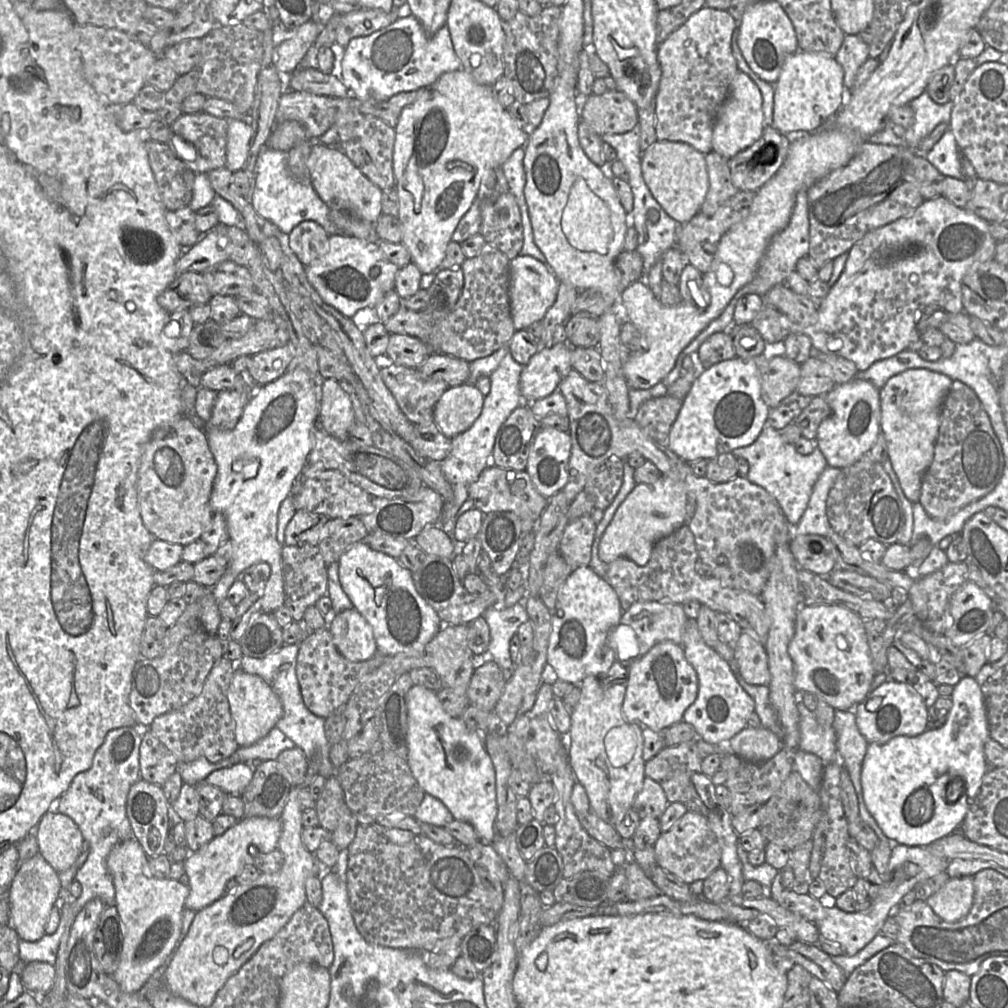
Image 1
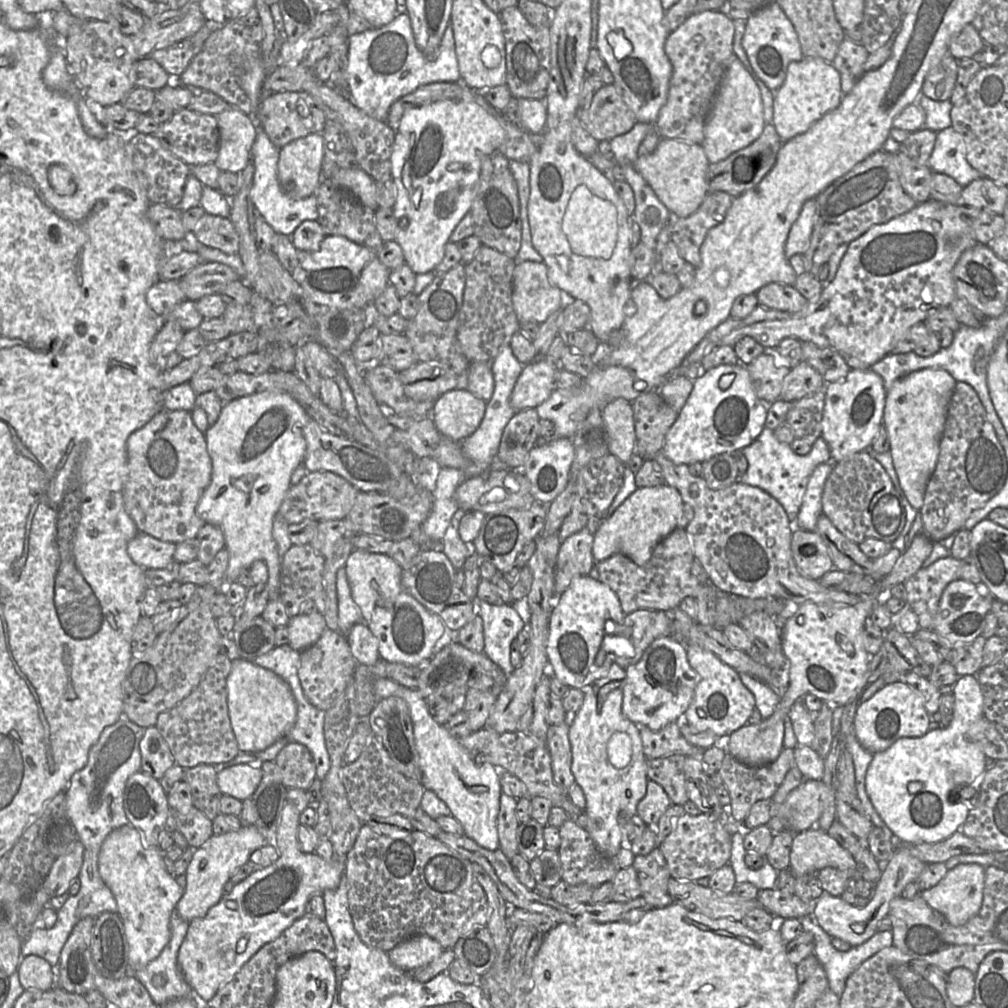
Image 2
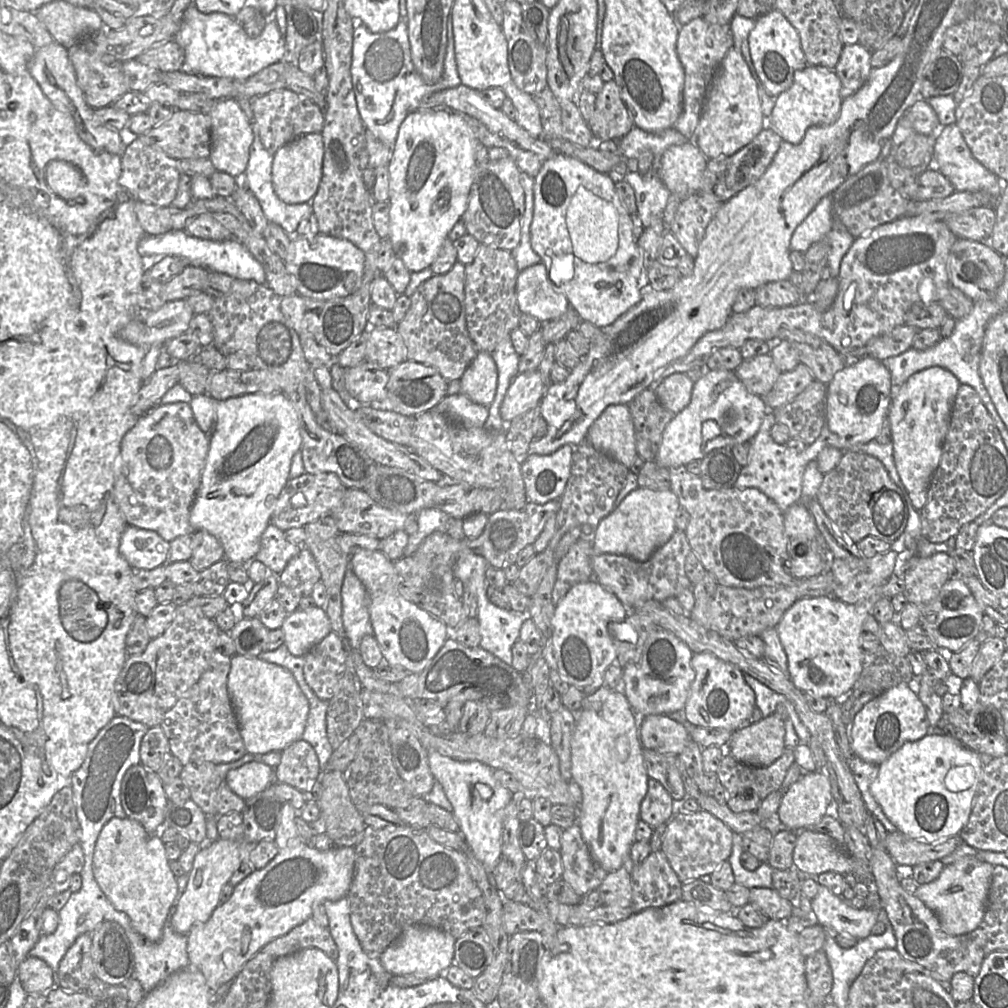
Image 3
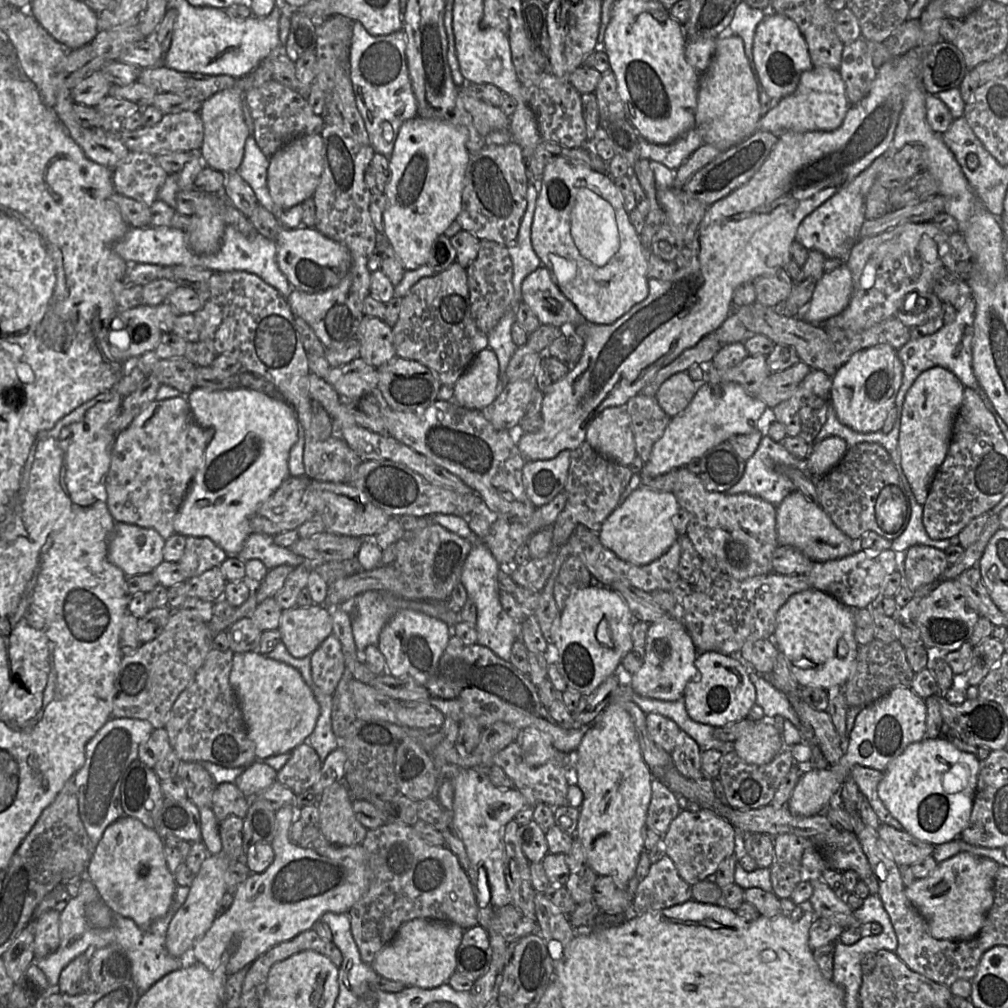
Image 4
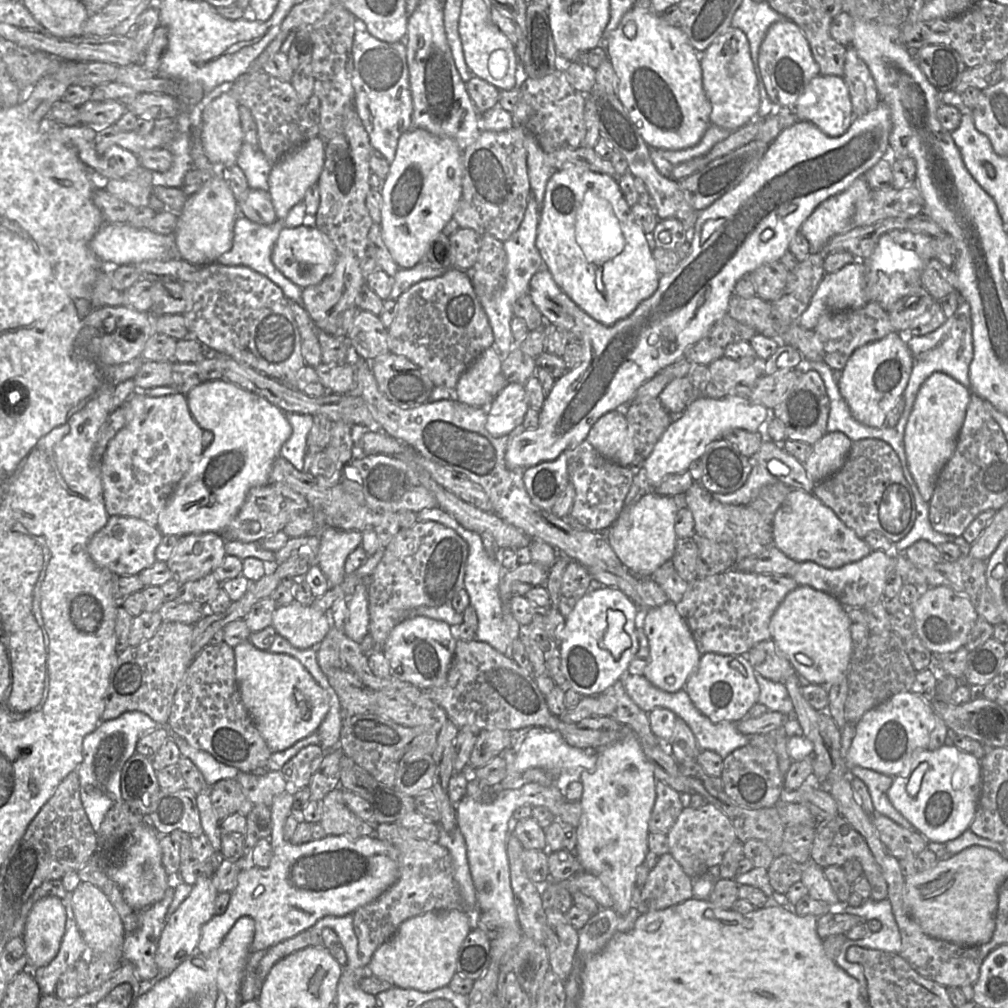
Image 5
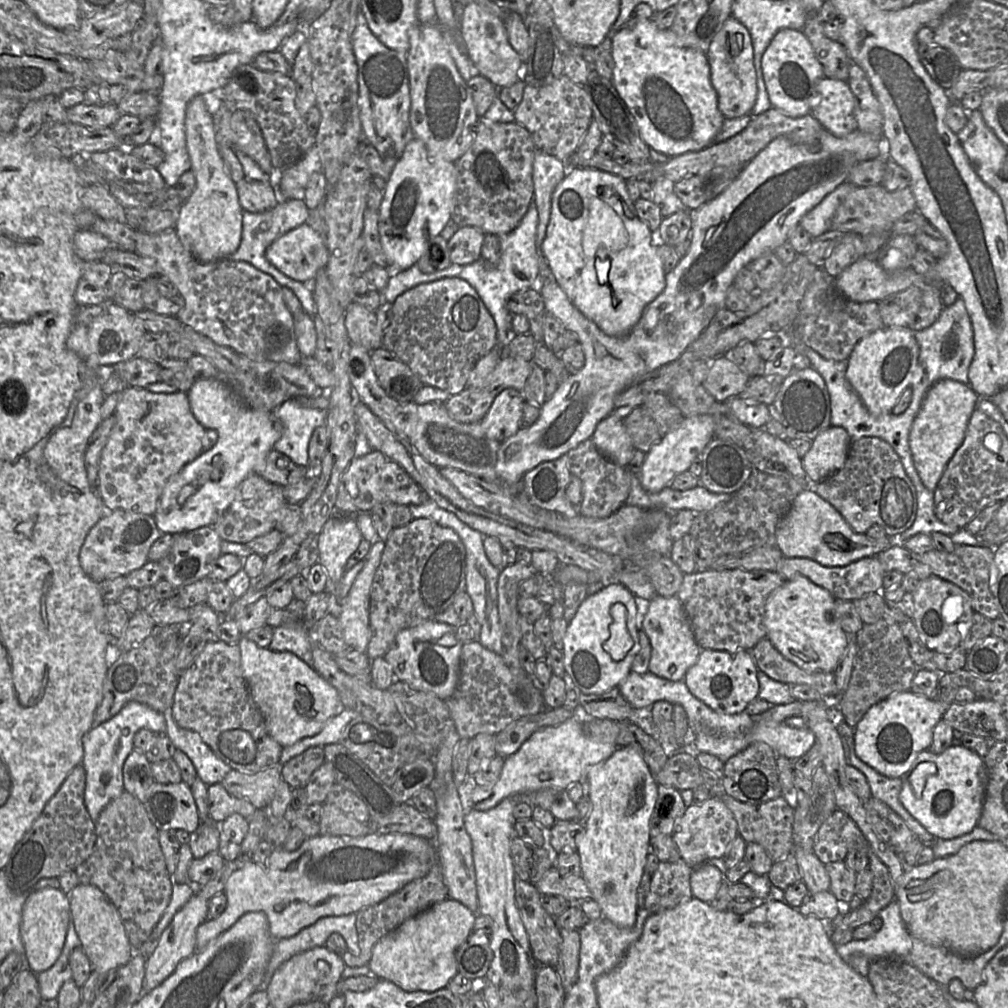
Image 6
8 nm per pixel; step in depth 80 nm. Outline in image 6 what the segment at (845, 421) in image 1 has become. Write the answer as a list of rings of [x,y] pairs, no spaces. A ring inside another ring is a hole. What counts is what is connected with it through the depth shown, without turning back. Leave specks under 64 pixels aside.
[[[884,327],[856,344],[847,359],[846,379],[870,413],[889,413],[902,392],[911,386],[918,357],[919,346],[912,330],[908,327]]]

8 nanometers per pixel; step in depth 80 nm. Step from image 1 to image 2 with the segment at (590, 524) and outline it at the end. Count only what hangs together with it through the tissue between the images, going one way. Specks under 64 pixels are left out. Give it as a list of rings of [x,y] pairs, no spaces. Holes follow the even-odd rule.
[[[585,526],[561,543],[555,572],[556,605],[561,594],[575,577],[589,575],[594,565],[593,540],[594,535]]]

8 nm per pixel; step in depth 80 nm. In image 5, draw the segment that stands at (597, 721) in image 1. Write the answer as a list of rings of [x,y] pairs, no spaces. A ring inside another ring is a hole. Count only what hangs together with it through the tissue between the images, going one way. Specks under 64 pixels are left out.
[[[637,735],[596,749],[595,767],[580,774],[582,814],[576,827],[576,856],[582,870],[598,877],[609,889],[614,909],[625,915],[632,907],[637,869],[649,851],[649,819],[656,799],[653,765],[646,758]]]

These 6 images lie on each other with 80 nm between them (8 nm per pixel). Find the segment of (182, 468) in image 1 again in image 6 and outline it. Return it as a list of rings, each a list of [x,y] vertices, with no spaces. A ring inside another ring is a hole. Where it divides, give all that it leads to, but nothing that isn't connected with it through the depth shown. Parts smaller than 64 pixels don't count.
[[[126,386],[113,415],[116,423],[100,457],[98,494],[107,511],[125,509],[153,516],[168,479],[201,454],[206,429],[194,417],[188,394],[183,391],[152,393],[146,388]]]

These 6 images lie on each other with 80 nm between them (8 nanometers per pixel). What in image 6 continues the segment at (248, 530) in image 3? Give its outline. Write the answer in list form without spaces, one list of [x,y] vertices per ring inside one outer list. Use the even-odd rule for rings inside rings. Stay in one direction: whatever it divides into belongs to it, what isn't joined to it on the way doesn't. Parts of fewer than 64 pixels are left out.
[[[221,378],[195,380],[187,394],[196,420],[205,429],[216,430],[218,439],[211,449],[201,452],[197,458],[168,479],[153,515],[158,529],[163,534],[173,535],[203,526],[212,526],[234,500],[239,484],[249,474],[254,473],[257,464],[265,460],[282,435],[281,425],[273,416],[273,412],[248,407],[231,386]]]

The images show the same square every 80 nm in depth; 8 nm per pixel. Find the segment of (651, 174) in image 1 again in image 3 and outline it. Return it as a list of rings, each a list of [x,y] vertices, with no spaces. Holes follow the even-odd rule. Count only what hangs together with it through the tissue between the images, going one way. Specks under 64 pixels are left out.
[[[693,142],[669,147],[662,155],[657,174],[671,194],[681,199],[701,192],[708,159]]]

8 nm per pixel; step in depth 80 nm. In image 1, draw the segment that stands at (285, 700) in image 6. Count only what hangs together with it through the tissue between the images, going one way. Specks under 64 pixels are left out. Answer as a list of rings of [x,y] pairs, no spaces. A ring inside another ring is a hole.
[[[235,663],[233,678],[232,678],[231,684],[228,689],[228,701],[229,701],[229,706],[230,706],[230,712],[231,712],[233,721],[234,721],[234,732],[235,732],[235,738],[236,738],[237,744],[239,747],[248,747],[248,746],[255,744],[257,741],[259,741],[263,737],[265,737],[271,729],[276,727],[277,722],[282,717],[283,707],[282,707],[281,701],[279,697],[277,696],[277,694],[261,677],[257,675],[246,673],[243,670],[237,668],[236,666],[237,666],[237,663]]]

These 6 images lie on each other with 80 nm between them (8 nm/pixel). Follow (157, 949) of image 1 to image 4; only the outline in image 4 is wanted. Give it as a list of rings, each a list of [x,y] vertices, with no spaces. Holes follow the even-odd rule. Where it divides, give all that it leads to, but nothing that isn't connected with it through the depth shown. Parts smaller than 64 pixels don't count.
[[[127,815],[104,830],[87,866],[87,876],[113,913],[131,918],[142,930],[147,930],[154,920],[167,913],[177,886],[174,875],[167,867],[164,840],[154,828],[148,828],[140,820]]]

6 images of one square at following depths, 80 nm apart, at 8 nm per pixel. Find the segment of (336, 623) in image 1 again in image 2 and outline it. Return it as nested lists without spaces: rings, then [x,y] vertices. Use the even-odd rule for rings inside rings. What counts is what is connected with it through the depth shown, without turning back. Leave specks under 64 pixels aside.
[[[366,623],[352,626],[346,635],[351,653],[358,664],[374,665],[379,659],[379,642]]]

